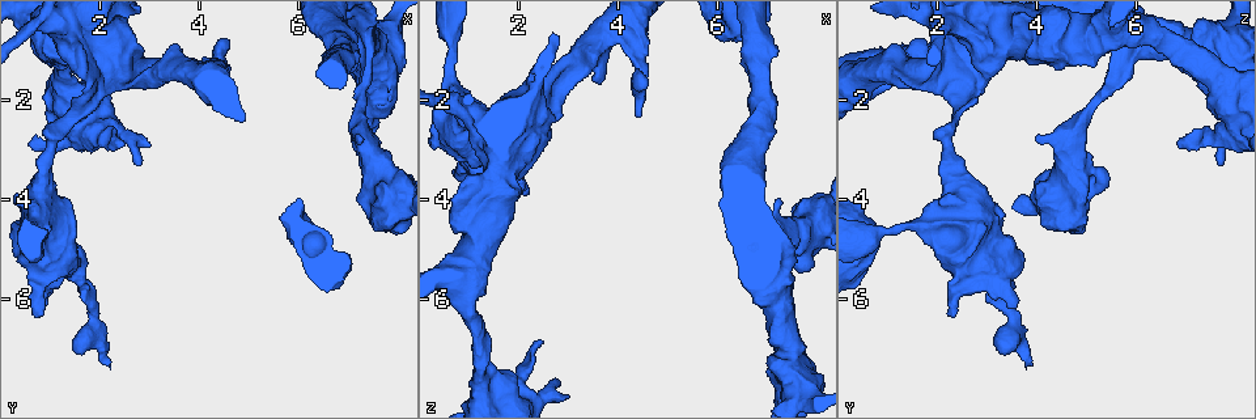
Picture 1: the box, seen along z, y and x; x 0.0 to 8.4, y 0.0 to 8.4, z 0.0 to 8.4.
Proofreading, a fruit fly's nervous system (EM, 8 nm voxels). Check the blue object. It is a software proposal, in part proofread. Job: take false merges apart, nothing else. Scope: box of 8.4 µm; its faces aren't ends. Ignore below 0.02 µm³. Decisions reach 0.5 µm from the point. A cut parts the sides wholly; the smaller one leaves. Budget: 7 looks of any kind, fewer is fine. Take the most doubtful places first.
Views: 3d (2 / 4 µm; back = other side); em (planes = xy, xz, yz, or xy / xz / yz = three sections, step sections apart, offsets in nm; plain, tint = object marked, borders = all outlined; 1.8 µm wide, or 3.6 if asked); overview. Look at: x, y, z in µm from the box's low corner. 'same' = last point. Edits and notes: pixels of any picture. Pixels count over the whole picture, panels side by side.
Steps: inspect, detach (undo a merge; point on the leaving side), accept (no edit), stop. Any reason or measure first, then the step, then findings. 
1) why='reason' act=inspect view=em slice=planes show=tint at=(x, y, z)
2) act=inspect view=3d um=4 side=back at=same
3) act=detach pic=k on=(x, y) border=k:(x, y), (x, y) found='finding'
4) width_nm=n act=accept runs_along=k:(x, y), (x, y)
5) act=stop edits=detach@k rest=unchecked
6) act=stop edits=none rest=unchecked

why='sudden change in width' act=inspect view=em um=3.6 slice=xy step=8 show=tint at=(7.65, 3.45, 5.00)

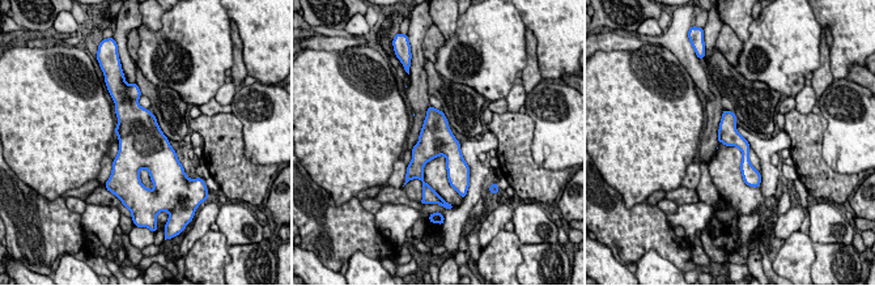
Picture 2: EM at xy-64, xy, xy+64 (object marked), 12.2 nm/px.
act=accept runs_along=2:(726, 114), (727, 131), (746, 152), (746, 174) found='one cell here'

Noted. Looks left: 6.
why='touches itself' act=inspect view=em um=3.6 slice=planes show=borders at=(1.70, 2.35, 7.90)

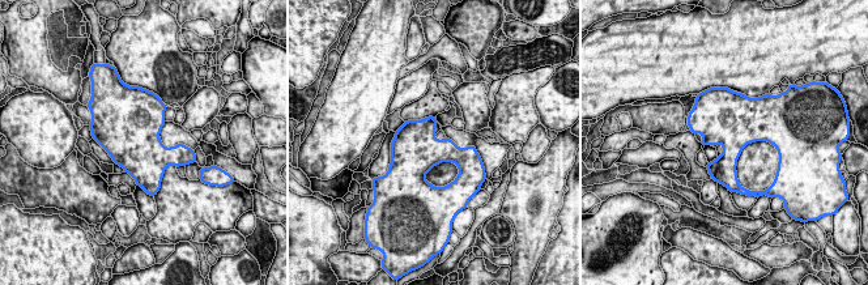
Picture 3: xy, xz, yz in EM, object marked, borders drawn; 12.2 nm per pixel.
width_nm=460 act=accept found='continuous, no second cell'

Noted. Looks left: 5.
why='thick turns thin' act=inspect view=3d um=4 side=back at=(2.20, 1.10, 2.40)

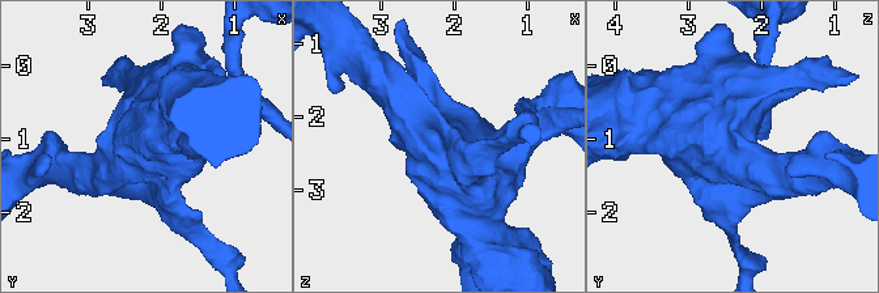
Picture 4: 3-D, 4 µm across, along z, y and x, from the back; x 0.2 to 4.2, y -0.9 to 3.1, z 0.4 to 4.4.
act=inspect view=em um=3.6 slice=planes show=plain at=(2.25, 1.15, 2.45)

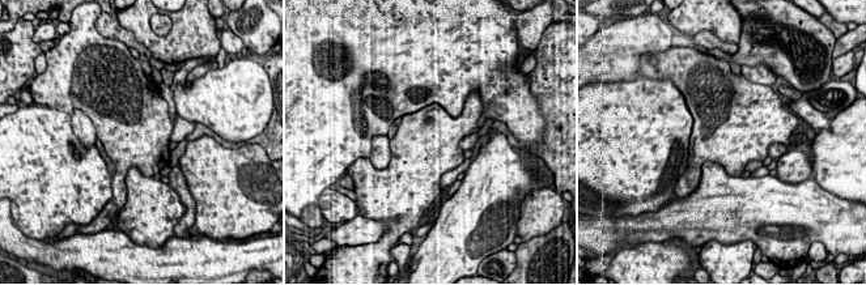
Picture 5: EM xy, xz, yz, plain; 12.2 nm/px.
act=inspect view=em um=3.6 slice=planes show=tint at=same

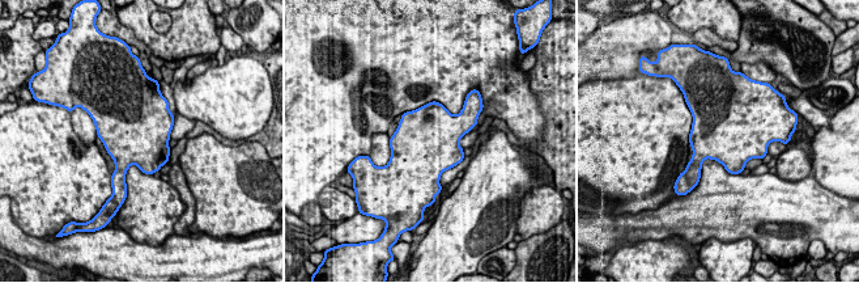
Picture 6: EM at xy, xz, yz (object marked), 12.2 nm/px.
act=accept found='continuous, no second cell'

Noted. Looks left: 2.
act=stop edits=none rest=unchecked

